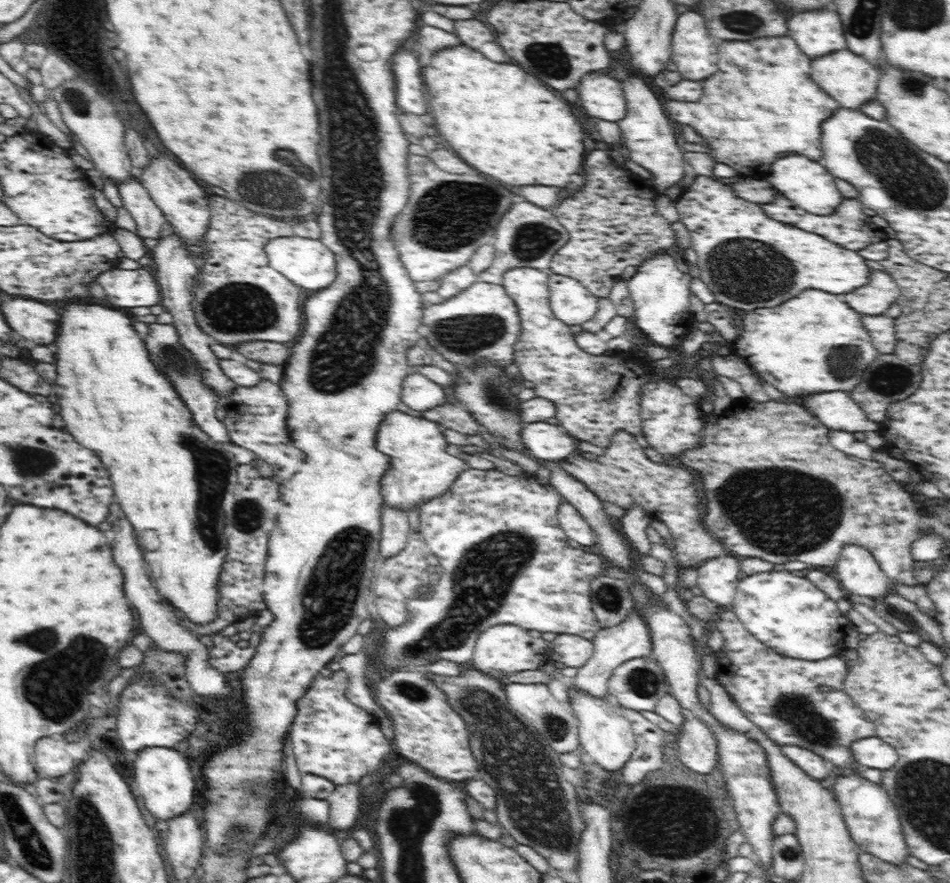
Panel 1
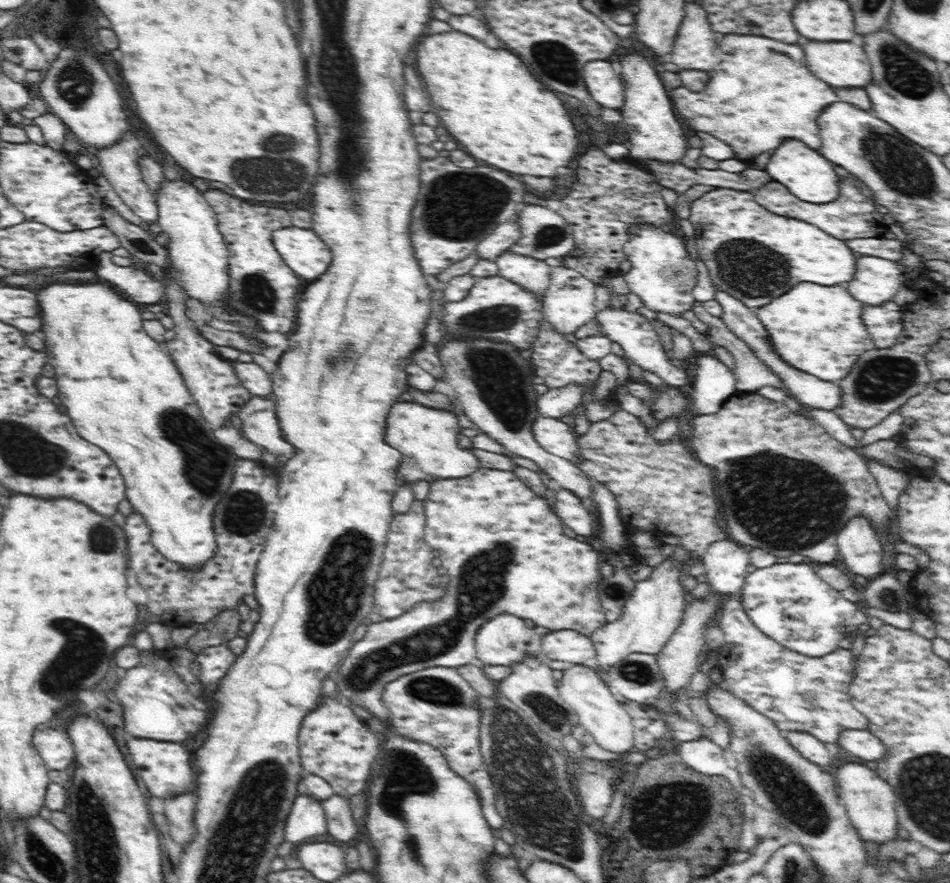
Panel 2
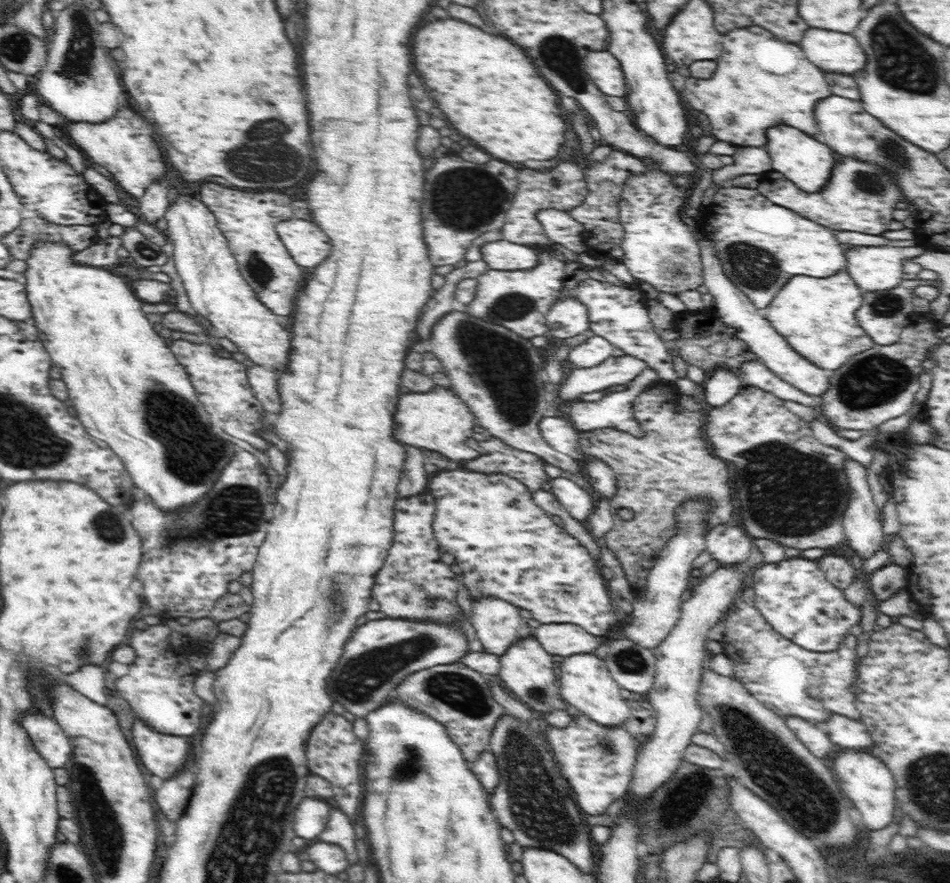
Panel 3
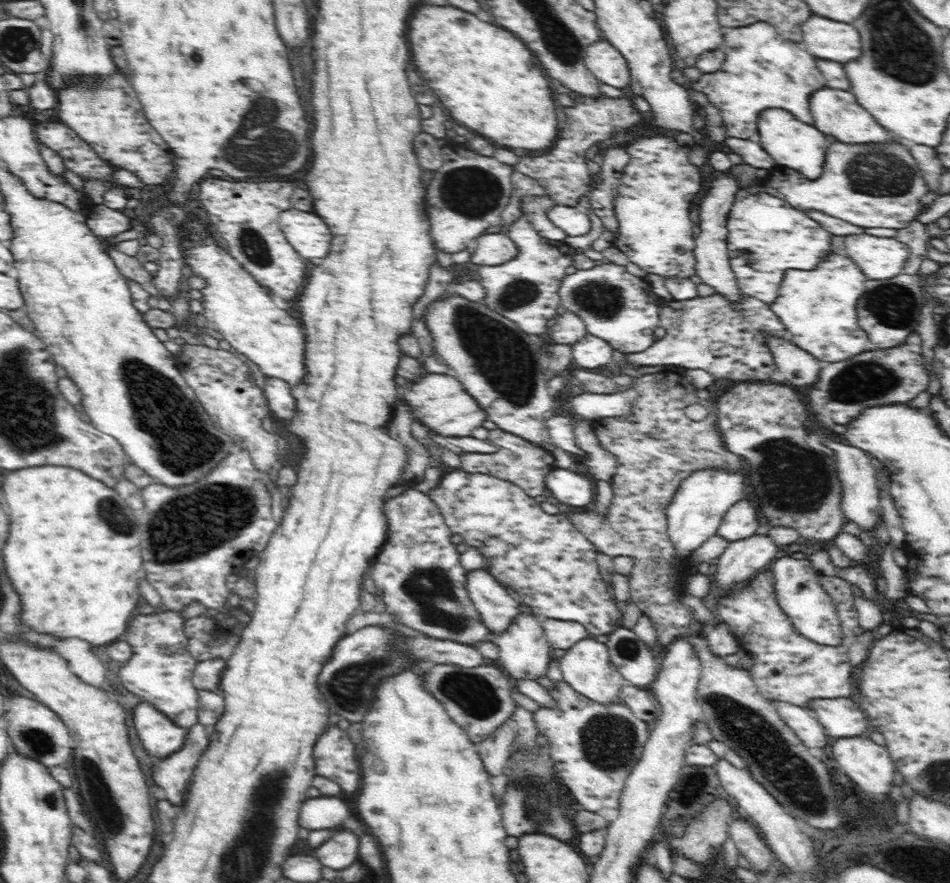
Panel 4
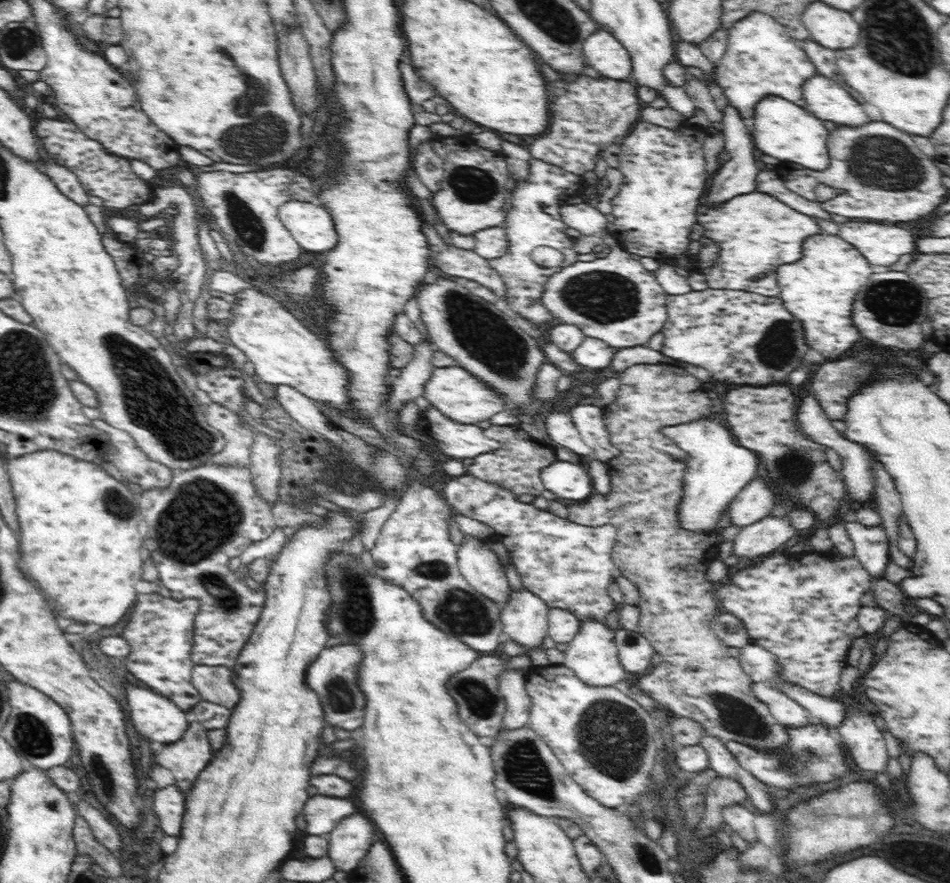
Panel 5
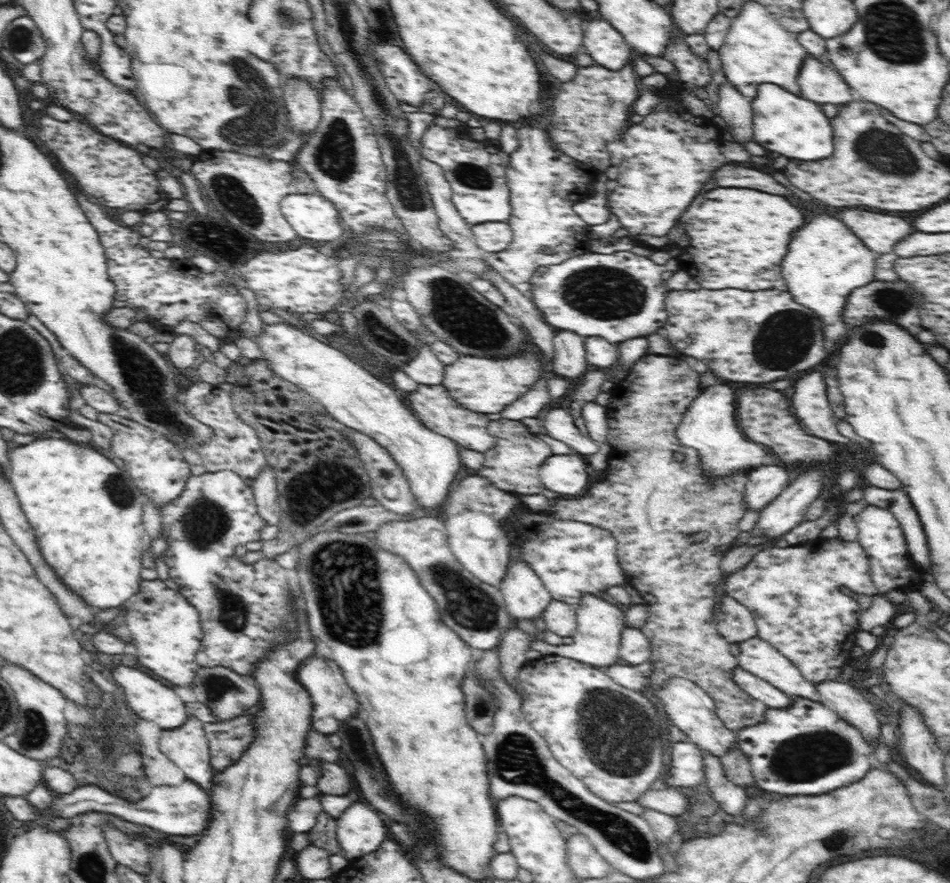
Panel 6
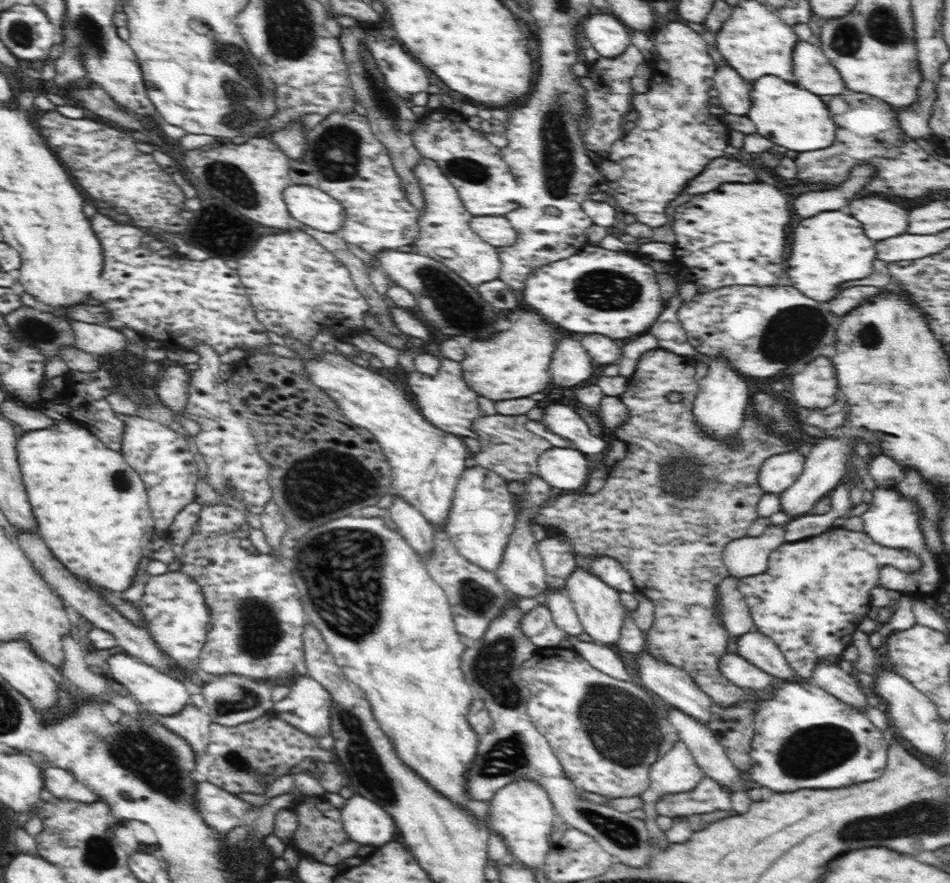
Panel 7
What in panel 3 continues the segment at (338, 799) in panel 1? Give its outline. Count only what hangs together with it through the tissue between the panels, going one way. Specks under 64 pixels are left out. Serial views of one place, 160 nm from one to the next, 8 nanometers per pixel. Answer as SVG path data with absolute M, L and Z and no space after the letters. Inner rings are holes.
M338 810L330 812L330 820L326 824L326 828L317 836L322 842L332 842L332 844L340 844L346 852L346 859L351 864L358 862L358 852L356 852L356 838L354 838L354 828L348 820L346 814Z

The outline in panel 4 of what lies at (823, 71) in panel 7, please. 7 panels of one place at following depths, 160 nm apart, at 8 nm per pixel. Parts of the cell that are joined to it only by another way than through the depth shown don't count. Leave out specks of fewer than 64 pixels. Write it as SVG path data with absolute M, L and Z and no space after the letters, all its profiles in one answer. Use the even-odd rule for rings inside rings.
M832 87L815 90L809 98L814 126L831 140L850 145L900 144L902 140L878 124L878 121L857 101L854 93Z

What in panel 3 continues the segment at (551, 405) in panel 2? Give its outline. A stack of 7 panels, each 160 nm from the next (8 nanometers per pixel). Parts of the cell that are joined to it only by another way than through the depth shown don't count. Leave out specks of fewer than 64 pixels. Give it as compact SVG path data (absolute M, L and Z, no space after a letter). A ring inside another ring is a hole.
M634 356L610 357L590 368L571 368L558 385L556 399L580 401L582 394L629 384L646 368L646 362Z

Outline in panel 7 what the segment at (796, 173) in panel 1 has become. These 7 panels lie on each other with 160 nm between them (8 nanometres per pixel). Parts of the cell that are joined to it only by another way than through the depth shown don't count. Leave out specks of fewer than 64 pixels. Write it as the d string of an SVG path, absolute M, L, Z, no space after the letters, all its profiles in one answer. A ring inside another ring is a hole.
M774 75L757 78L750 91L751 109L748 116L756 124L756 132L778 146L796 152L824 150L834 144L836 123L830 116L823 98Z

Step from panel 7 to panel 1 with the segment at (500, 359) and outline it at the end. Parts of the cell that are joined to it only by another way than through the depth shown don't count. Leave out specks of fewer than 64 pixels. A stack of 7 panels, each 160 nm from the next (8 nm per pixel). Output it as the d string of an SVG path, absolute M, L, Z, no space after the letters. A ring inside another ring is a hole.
M398 409L389 412L386 418L382 420L376 434L376 446L374 446L390 458L390 468L386 470L380 480L380 485L382 485L382 488L380 488L382 508L398 507L398 509L407 511L416 504L419 506L425 504L432 497L444 494L452 486L452 482L458 478L458 474L469 468L460 457L450 455L446 451L449 443L442 432L444 432L444 428L440 424L435 424L424 417L406 414Z

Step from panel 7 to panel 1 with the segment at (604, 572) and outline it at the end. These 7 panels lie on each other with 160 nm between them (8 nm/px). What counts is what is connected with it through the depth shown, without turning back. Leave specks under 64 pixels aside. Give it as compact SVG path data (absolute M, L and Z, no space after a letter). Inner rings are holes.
M466 469L464 472L458 474L458 478L452 482L452 486L437 497L432 497L425 504L419 506L419 532L423 536L423 540L427 544L428 553L438 556L440 568L440 579L438 582L433 583L432 590L434 594L425 596L418 599L410 599L406 602L409 617L404 624L394 628L386 628L382 632L382 638L378 642L380 647L380 654L378 654L378 667L384 668L402 668L402 667L417 667L423 665L430 665L438 660L446 660L457 663L460 666L471 665L473 661L473 652L476 645L478 636L490 626L500 624L510 624L514 626L522 626L526 630L536 630L540 633L554 633L554 634L570 634L580 636L585 640L592 641L595 635L602 629L600 622L596 619L596 613L592 610L591 601L591 582L600 577L604 570L602 569L602 556L590 554L590 552L580 552L580 549L573 548L568 545L568 537L560 526L557 519L558 507L561 505L563 496L551 485L544 487L536 482L532 476L509 476L505 471L492 469L492 470L478 470Z

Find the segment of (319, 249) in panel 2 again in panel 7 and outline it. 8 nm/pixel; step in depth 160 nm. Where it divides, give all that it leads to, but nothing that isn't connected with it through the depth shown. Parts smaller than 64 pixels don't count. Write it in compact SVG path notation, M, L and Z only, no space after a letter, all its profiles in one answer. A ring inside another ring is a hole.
M294 184L284 190L291 218L322 232L339 232L346 221L342 204L320 188Z

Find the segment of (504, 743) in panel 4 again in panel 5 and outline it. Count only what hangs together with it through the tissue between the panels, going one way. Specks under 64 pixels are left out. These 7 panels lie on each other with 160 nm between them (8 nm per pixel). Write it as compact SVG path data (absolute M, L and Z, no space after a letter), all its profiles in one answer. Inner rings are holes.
M506 669L500 673L498 687L506 701L506 712L500 731L526 727L532 701L525 690L526 677L519 669Z

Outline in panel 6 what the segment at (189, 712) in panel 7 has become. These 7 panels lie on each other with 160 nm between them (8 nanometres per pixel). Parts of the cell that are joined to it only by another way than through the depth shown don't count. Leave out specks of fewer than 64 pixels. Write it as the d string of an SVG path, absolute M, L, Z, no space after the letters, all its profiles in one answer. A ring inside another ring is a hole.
M189 715L181 727L163 729L158 742L160 750L184 772L188 780L208 791L214 784L215 772L210 765L209 742L200 719Z

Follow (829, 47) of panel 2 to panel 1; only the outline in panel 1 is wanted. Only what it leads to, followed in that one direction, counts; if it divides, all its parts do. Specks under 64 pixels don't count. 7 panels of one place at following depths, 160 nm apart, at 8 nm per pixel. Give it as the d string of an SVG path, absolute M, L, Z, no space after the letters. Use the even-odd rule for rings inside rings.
M842 49L832 58L816 58L812 60L812 78L818 83L818 86L828 93L835 101L840 102L844 108L861 108L868 101L876 98L877 86L879 81L879 70L874 68L872 63L858 56L850 49Z

